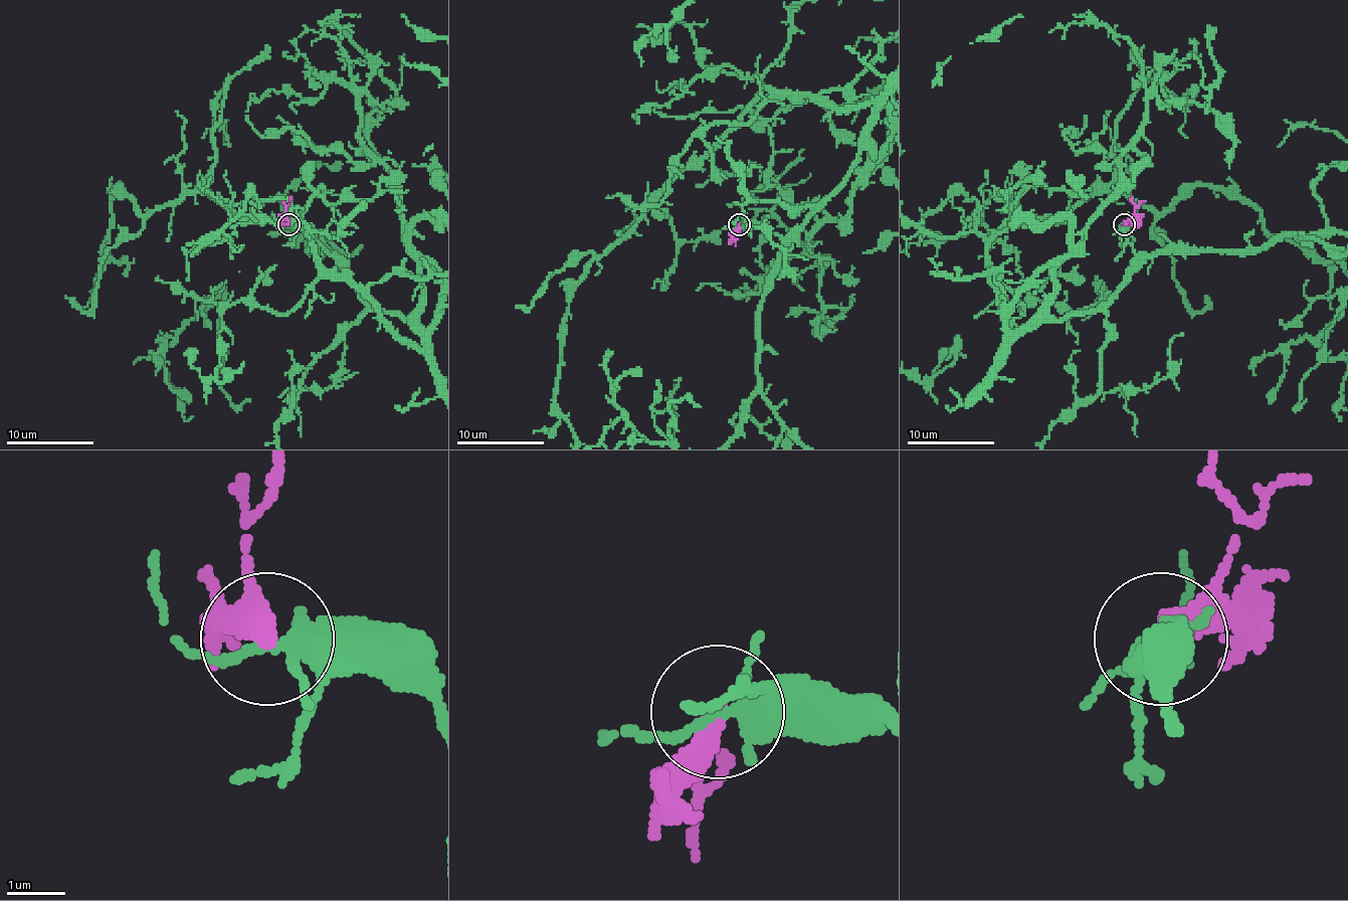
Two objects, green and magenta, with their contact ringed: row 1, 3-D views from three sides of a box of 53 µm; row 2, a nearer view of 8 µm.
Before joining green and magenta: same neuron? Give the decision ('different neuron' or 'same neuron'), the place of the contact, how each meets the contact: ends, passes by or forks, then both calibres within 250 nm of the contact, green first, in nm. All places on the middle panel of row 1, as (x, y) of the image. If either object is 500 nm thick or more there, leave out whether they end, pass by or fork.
different neuron | (739, 224) | green forks | magenta ends | 280/400 nm

